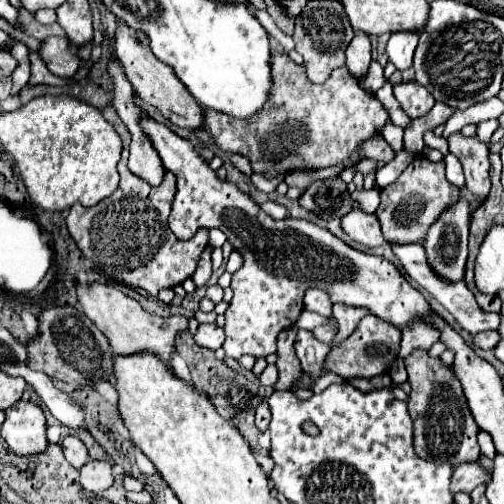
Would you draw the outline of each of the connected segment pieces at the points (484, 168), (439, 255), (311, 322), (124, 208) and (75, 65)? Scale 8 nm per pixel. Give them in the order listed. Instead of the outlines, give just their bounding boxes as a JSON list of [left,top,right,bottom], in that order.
[[449,133,491,201],[425,205,471,279],[297,309,327,329],[67,151,209,297],[37,37,79,79]]

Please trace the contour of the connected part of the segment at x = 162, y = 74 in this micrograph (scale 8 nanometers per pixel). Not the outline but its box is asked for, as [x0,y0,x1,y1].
[115,21,205,131]

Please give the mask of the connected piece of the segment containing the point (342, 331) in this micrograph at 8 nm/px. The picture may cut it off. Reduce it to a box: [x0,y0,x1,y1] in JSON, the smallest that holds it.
[333,303,369,343]

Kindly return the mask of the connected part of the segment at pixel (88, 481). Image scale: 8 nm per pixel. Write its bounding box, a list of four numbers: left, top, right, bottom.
[81,461,113,495]

